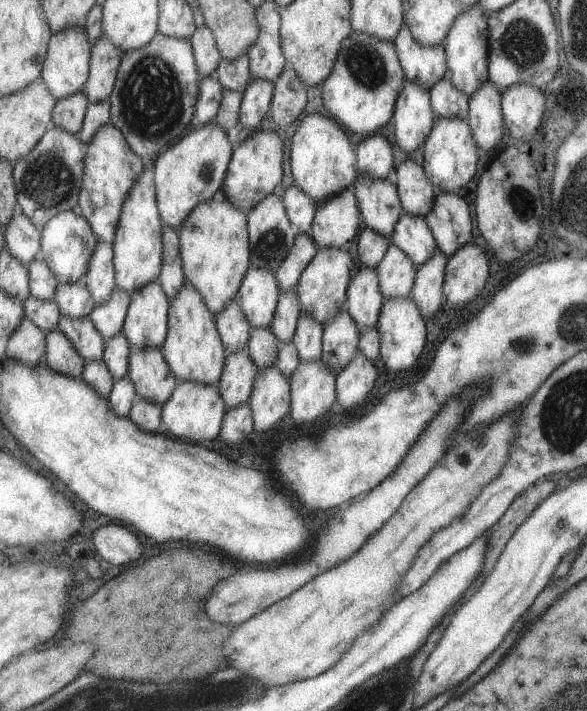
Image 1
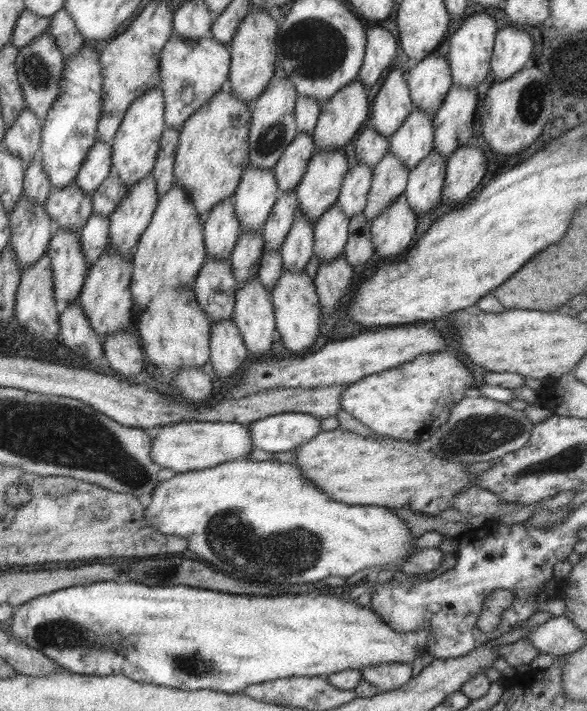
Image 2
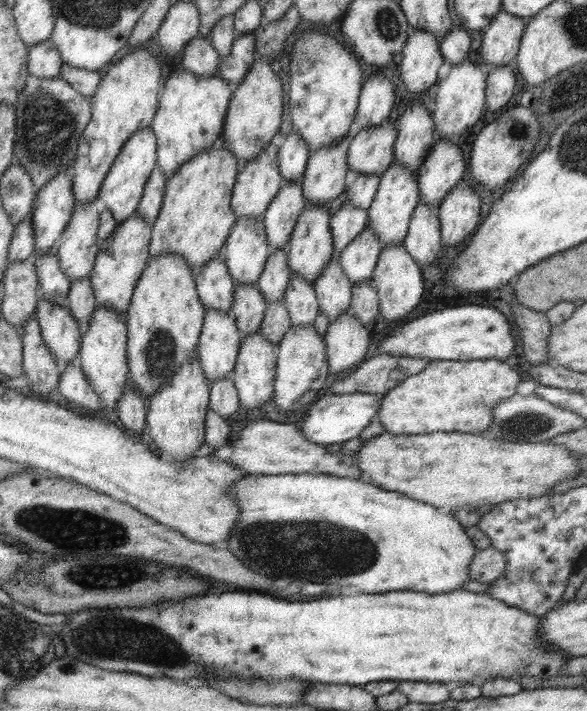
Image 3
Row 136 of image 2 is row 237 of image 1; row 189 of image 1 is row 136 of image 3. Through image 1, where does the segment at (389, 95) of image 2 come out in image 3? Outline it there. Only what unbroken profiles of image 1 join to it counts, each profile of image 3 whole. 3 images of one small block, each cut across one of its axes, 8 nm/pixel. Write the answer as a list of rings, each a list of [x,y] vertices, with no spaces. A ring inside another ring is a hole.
[[[392,125],[386,128],[371,126],[353,130],[352,139],[346,153],[346,164],[357,174],[371,174],[381,176],[387,168],[392,166],[393,143],[396,132]]]

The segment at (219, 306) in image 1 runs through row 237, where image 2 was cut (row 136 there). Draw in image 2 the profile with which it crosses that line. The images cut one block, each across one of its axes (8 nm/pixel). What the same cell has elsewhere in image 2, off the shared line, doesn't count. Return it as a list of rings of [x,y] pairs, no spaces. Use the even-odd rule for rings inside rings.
[[[219,90],[181,124],[174,155],[174,184],[179,184],[187,192],[200,218],[205,217],[223,198],[234,194],[243,168],[249,166],[250,109],[250,104],[235,99],[232,92]]]

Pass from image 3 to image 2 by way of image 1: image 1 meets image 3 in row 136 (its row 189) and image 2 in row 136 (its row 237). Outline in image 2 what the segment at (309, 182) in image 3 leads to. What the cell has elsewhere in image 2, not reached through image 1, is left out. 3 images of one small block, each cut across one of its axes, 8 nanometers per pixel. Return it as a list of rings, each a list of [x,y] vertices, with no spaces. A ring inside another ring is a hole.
[[[355,80],[321,103],[317,122],[310,134],[313,138],[313,144],[315,144],[314,152],[335,150],[335,148],[342,148],[347,145],[351,138],[357,134],[357,130],[361,128],[361,124],[365,122],[365,118],[369,114],[367,96],[367,88]]]

